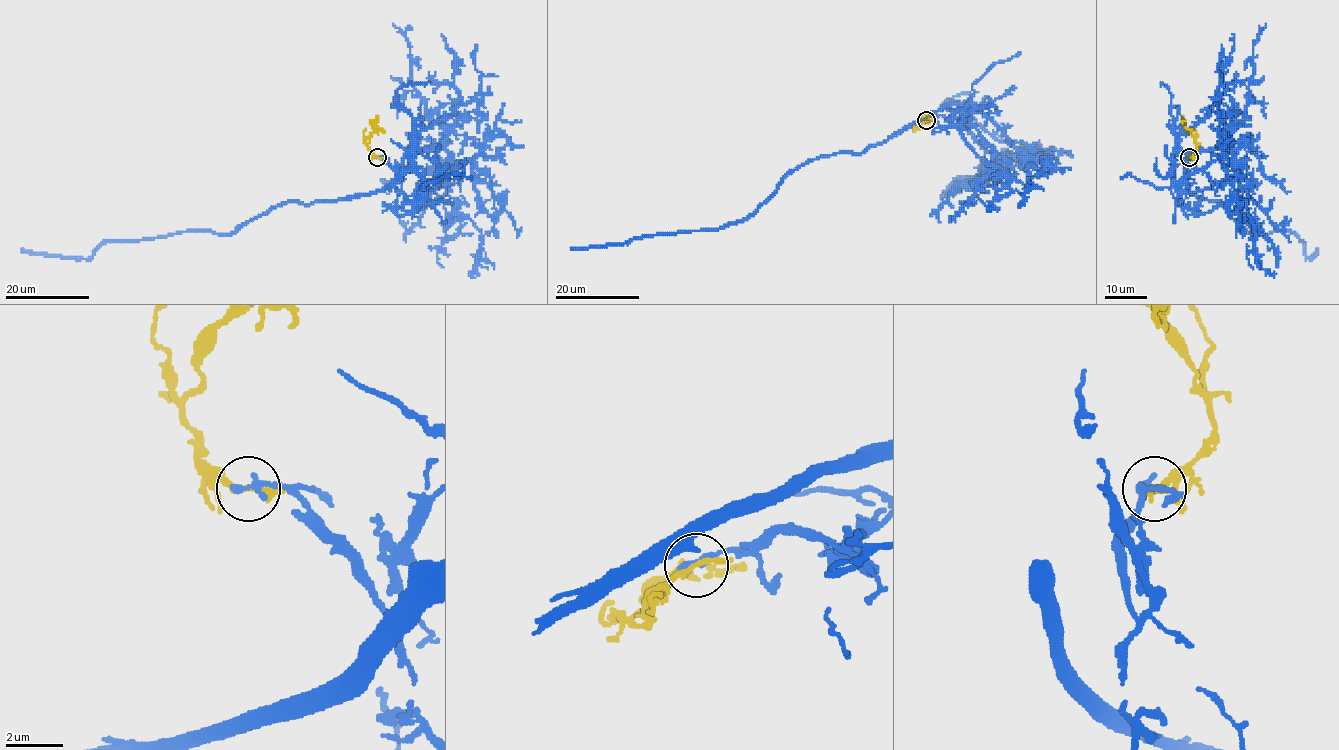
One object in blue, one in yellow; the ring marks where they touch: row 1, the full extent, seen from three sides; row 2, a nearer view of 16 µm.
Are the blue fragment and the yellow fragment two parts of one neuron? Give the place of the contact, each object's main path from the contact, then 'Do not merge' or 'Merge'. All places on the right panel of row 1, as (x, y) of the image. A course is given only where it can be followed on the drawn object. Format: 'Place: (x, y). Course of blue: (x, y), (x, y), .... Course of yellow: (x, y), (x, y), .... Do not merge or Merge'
Place: (1189, 157). Course of blue: (1188, 157), (1185, 173), (1180, 155), (1171, 164), (1185, 192), (1249, 233), (1290, 232), (1307, 258), (1317, 247). Course of yellow: (1189, 157), (1196, 151), (1197, 143), (1182, 115). Merge

